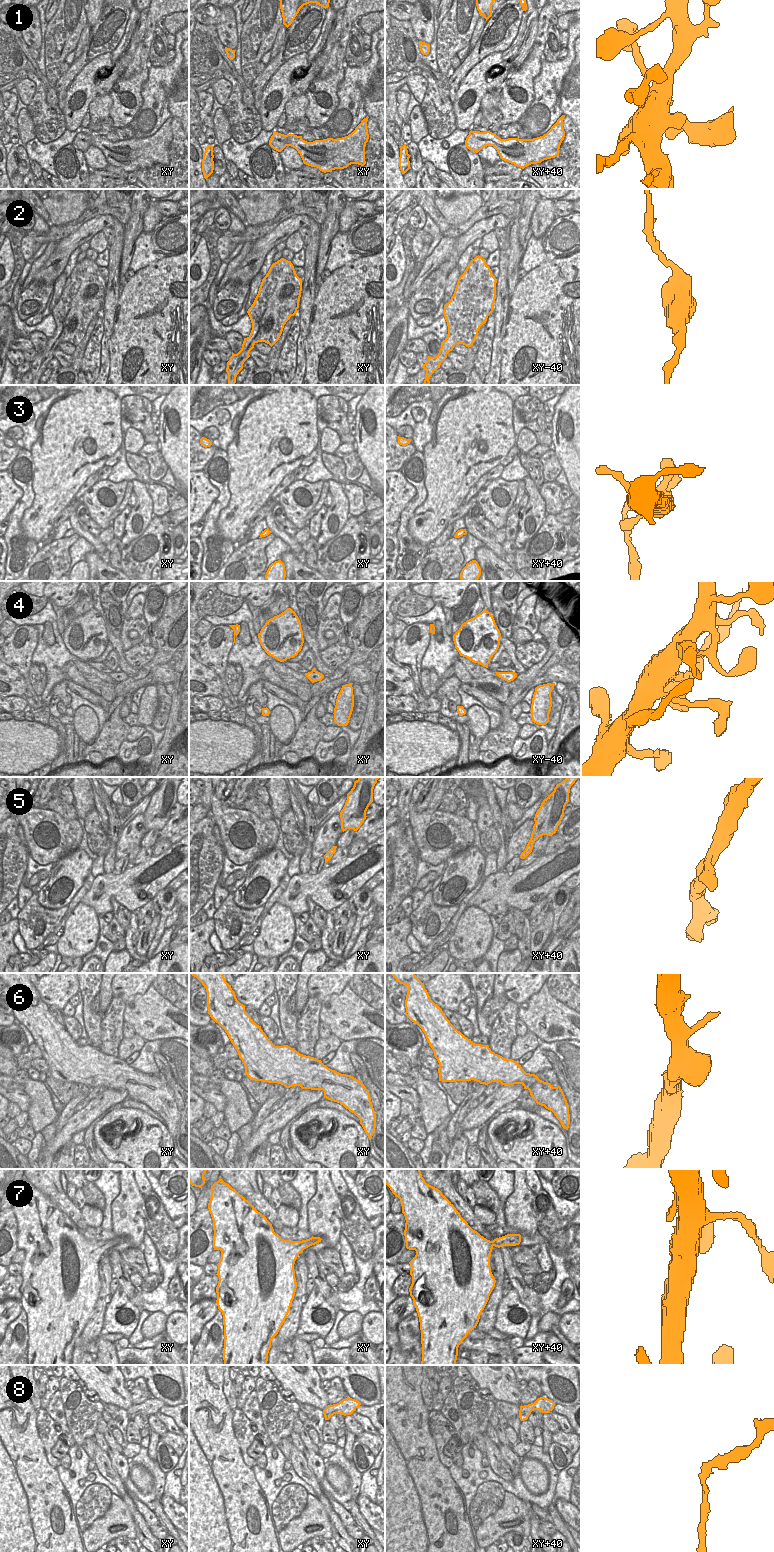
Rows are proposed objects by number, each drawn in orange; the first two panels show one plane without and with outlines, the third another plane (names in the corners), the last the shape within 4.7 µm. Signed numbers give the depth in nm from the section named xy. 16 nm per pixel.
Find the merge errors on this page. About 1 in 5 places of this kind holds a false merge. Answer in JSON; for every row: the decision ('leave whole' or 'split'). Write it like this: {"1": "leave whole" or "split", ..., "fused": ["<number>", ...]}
{"1": "split", "2": "leave whole", "3": "leave whole", "4": "split", "5": "leave whole", "6": "leave whole", "7": "leave whole", "8": "leave whole", "fused": ["1", "4"]}

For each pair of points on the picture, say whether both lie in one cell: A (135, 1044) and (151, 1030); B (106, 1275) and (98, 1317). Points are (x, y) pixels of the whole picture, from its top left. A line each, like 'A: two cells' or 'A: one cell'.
A: two cells
B: one cell

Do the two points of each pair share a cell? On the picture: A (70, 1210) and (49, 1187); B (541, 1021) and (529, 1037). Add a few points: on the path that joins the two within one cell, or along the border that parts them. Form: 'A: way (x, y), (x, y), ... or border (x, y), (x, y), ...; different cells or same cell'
A: way (65, 1204), (55, 1193); same cell
B: border (528, 1030), (540, 1041); different cells

